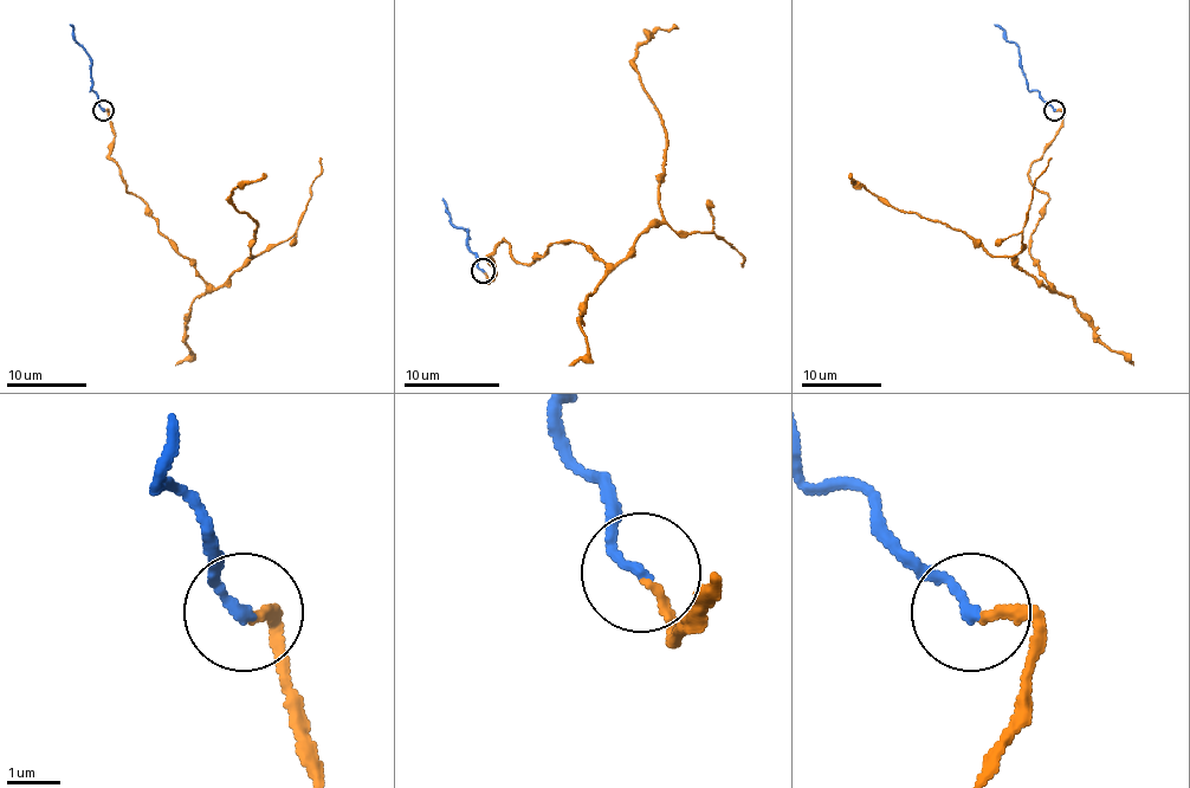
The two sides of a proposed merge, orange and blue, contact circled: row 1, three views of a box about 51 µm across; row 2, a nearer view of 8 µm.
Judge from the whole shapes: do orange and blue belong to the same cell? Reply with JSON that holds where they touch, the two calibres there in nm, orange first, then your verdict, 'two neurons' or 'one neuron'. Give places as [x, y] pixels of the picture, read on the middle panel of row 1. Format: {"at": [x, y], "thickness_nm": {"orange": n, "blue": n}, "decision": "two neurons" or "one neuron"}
{"at": [483, 270], "thickness_nm": {"orange": 170, "blue": 200}, "decision": "one neuron"}

